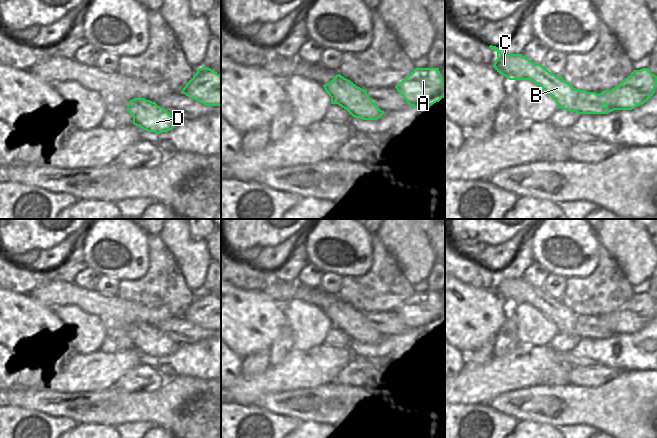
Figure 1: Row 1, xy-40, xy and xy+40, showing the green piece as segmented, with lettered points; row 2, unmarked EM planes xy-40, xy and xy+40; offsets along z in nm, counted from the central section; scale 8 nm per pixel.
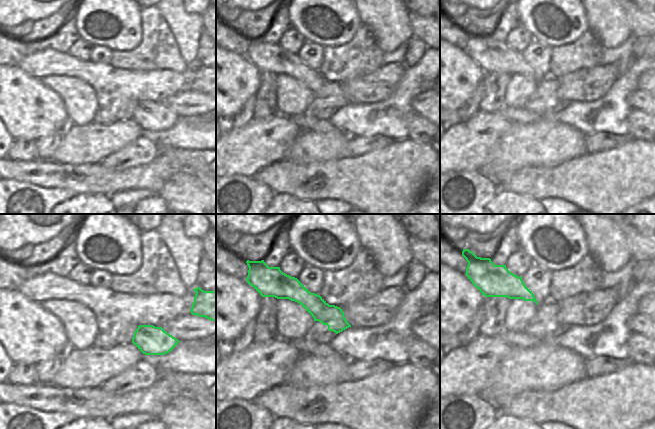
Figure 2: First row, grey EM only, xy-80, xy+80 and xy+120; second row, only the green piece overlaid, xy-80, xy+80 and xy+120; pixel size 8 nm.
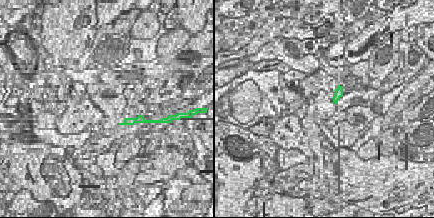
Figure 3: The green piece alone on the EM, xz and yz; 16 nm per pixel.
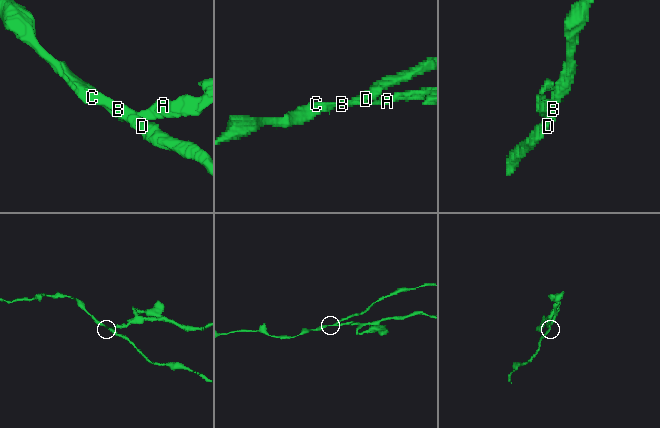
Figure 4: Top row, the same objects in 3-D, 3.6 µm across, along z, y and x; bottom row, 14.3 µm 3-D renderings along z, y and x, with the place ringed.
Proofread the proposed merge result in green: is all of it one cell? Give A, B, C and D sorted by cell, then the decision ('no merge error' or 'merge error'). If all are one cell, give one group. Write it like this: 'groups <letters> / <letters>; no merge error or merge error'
groups A / B C D; merge error

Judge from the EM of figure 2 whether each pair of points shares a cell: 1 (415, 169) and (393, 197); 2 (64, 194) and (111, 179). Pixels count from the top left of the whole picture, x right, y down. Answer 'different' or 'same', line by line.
1: same
2: different

